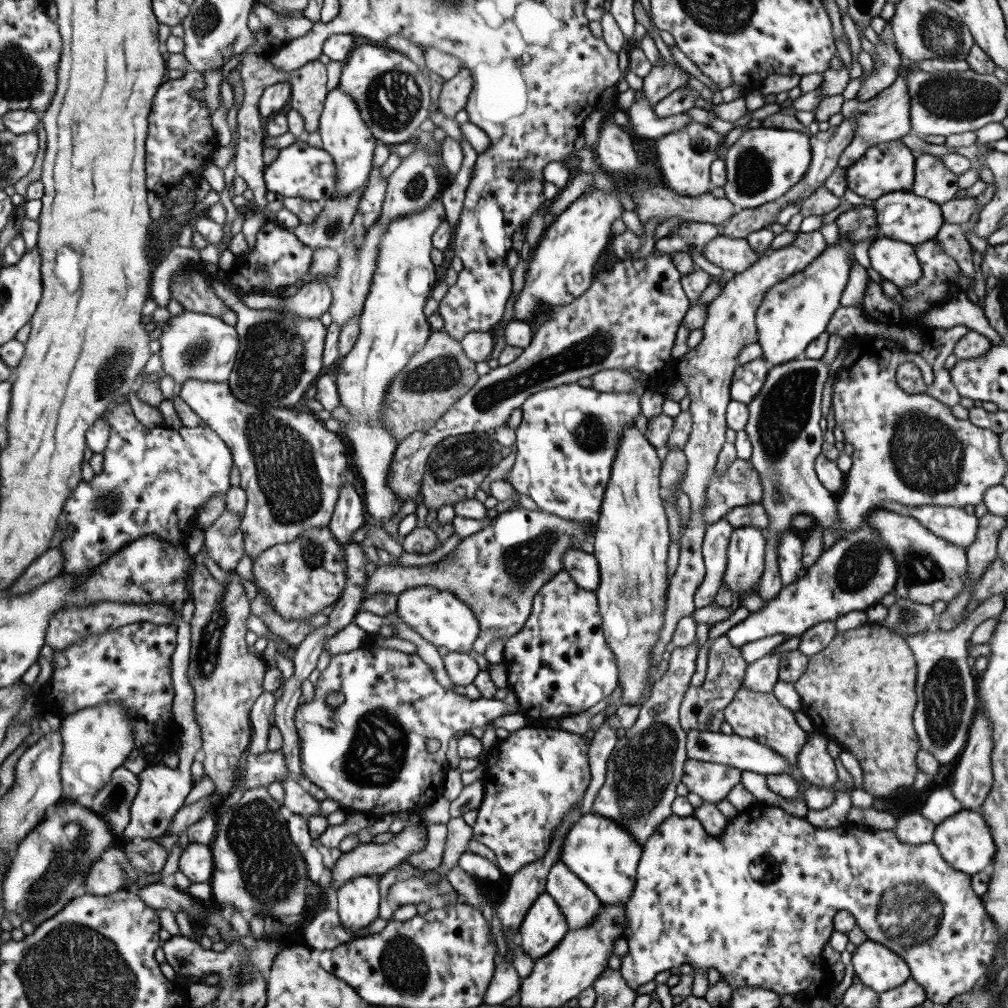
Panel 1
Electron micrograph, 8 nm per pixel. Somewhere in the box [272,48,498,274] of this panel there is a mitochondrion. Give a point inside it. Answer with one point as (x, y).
(392, 99)

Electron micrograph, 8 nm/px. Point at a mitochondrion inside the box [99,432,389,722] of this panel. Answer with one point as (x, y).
(208, 645)

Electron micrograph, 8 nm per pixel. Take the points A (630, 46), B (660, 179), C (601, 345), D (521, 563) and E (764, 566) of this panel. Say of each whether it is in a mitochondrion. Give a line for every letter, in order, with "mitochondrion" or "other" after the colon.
A: other
B: other
C: mitochondrion
D: mitochondrion
E: other

